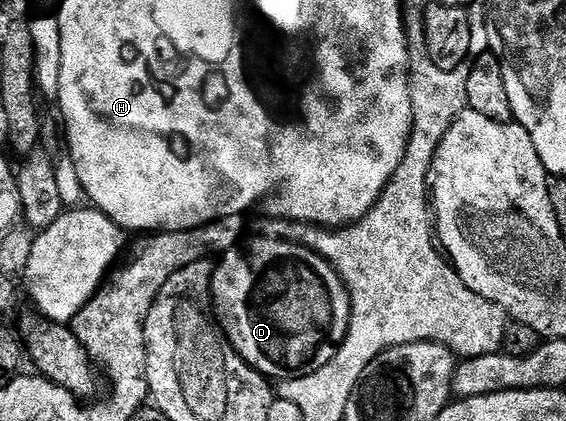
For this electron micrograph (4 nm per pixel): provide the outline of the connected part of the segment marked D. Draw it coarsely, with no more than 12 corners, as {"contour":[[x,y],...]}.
{"contour":[[256,238],[212,276],[219,327],[295,377],[352,314],[331,264]]}

